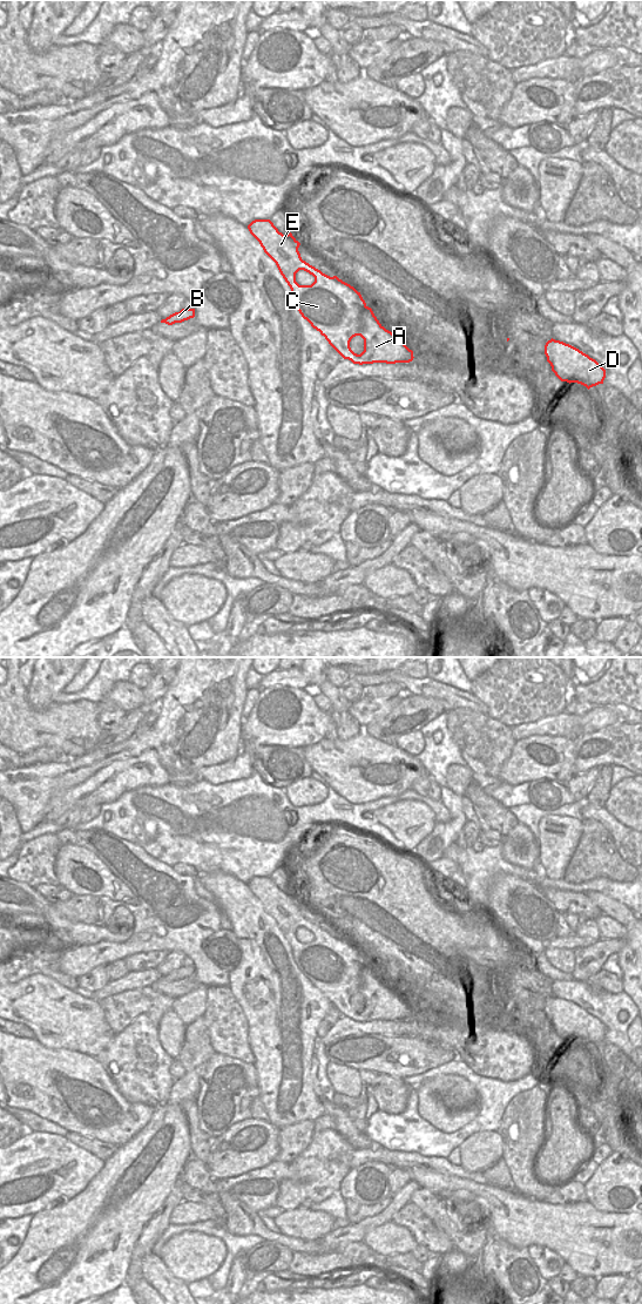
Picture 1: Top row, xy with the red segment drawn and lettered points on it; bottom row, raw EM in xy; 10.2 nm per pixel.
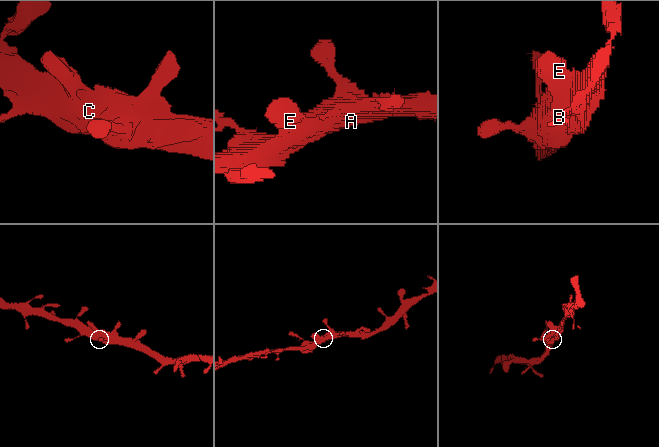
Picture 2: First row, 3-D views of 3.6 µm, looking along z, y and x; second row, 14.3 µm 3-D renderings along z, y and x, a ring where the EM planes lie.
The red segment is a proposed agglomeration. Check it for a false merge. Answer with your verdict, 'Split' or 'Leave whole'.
Leave whole.

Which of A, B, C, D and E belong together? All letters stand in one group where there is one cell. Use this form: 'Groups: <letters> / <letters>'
Groups: A B C D E.

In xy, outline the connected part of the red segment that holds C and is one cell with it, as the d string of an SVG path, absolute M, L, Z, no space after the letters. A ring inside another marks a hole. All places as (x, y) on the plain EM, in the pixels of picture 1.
M255 877L248 883L248 886L259 899L264 910L276 920L281 932L291 946L293 960L302 974L319 988L344 1016L359 1022L410 1020L413 1018L413 1008L379 980L360 950L337 933L330 934L302 917L298 908L300 900L291 890L283 892L270 877ZM299 927L312 932L315 939L311 942L299 942L296 939L296 931ZM356 993L364 996L364 1008L360 1012L354 1011L350 1005L350 999Z

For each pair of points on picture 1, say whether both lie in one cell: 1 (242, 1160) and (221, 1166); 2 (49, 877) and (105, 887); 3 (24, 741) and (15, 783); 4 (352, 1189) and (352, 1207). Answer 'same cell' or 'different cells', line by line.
1: same cell
2: different cells
3: different cells
4: different cells

